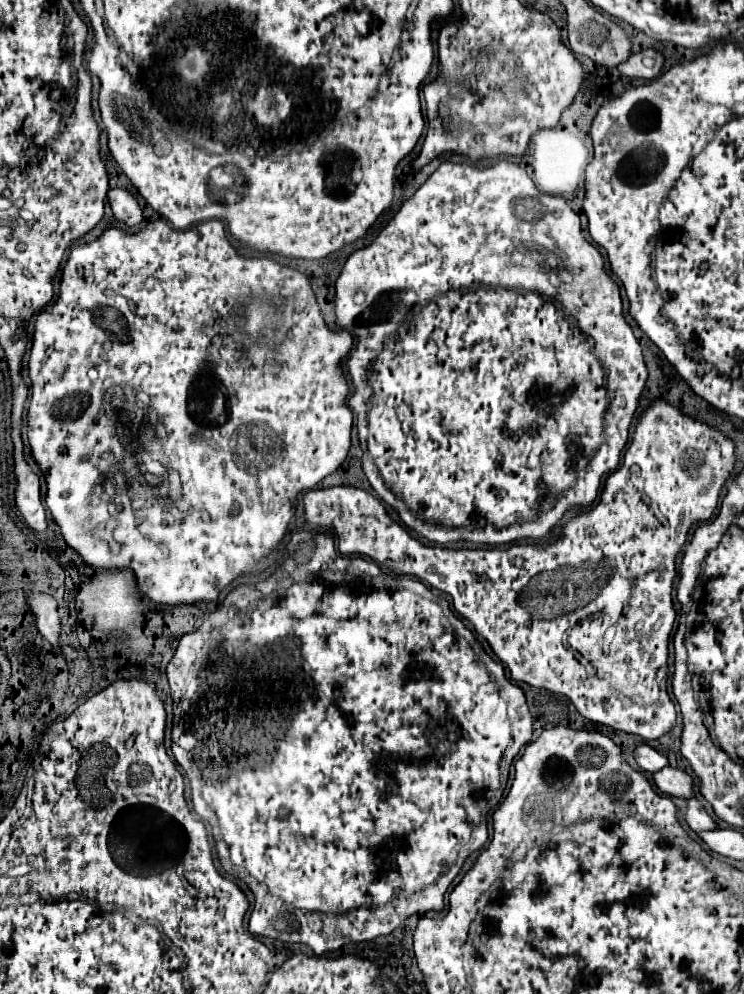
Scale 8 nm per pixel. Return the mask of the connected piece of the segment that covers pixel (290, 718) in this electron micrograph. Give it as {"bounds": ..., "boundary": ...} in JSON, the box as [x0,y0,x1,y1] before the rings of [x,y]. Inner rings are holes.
{"bounds":[167,531,533,955],"boundary":[[[299,531],[299,533],[295,533],[295,535],[293,535],[293,537],[291,537],[291,541],[289,541],[289,543],[287,543],[287,545],[285,545],[285,559],[283,559],[283,563],[281,563],[281,565],[279,565],[279,567],[277,567],[277,569],[275,569],[275,571],[273,571],[273,573],[271,573],[271,575],[269,575],[269,577],[267,577],[267,579],[263,579],[263,581],[259,581],[259,583],[253,583],[253,585],[239,585],[239,587],[237,587],[237,589],[233,589],[233,591],[229,591],[229,593],[227,593],[227,597],[225,597],[225,599],[223,599],[223,603],[221,603],[221,605],[219,605],[219,607],[217,607],[217,609],[215,609],[215,611],[213,611],[213,613],[211,613],[211,615],[209,615],[209,617],[207,617],[207,621],[203,621],[203,625],[201,625],[201,627],[199,627],[199,629],[195,629],[195,631],[191,631],[191,633],[185,633],[185,635],[183,635],[183,637],[181,637],[181,641],[179,641],[179,645],[177,645],[177,651],[175,651],[175,655],[173,655],[173,659],[171,659],[171,661],[169,661],[169,665],[167,665],[167,677],[169,677],[169,685],[171,685],[171,697],[173,697],[173,713],[175,713],[175,717],[173,717],[173,747],[171,747],[171,751],[173,751],[173,757],[175,757],[175,761],[177,761],[177,763],[179,763],[179,765],[181,765],[181,769],[183,769],[183,771],[185,771],[185,777],[187,777],[187,779],[189,779],[189,785],[191,785],[191,799],[193,799],[193,805],[195,805],[195,811],[197,811],[197,815],[201,815],[201,817],[203,817],[203,819],[205,819],[205,821],[219,821],[219,829],[221,829],[221,835],[223,835],[223,841],[225,841],[225,843],[227,843],[227,847],[229,847],[229,859],[231,859],[231,863],[233,863],[233,867],[237,867],[237,869],[235,869],[235,871],[233,871],[233,875],[235,875],[235,877],[237,877],[237,879],[241,879],[241,881],[245,881],[245,883],[247,883],[247,885],[249,885],[249,889],[251,889],[251,893],[253,893],[253,895],[255,895],[255,907],[253,907],[253,911],[251,911],[251,917],[249,917],[249,931],[251,931],[251,933],[253,933],[253,935],[263,935],[263,937],[271,937],[271,939],[279,939],[279,941],[287,941],[287,943],[305,943],[305,945],[309,945],[309,947],[311,947],[311,949],[313,949],[313,951],[315,951],[315,953],[317,953],[317,955],[323,955],[323,953],[327,953],[327,951],[335,951],[335,949],[339,949],[339,947],[341,947],[341,945],[345,945],[345,943],[351,943],[351,941],[353,941],[353,943],[359,943],[359,941],[371,941],[371,939],[375,939],[375,937],[379,937],[379,935],[389,935],[389,933],[391,933],[391,931],[393,931],[393,929],[397,929],[397,927],[399,927],[399,925],[401,925],[401,923],[403,923],[403,921],[405,921],[405,919],[407,919],[407,917],[411,917],[411,915],[413,915],[413,913],[425,913],[425,911],[441,911],[441,909],[443,909],[443,905],[445,905],[445,903],[443,903],[443,899],[445,899],[445,893],[447,893],[447,889],[449,889],[449,885],[451,885],[451,883],[453,883],[453,879],[455,879],[455,877],[457,877],[457,875],[459,875],[459,871],[461,871],[461,867],[463,867],[463,863],[465,863],[465,859],[467,859],[467,857],[469,857],[469,855],[471,855],[471,853],[473,853],[473,851],[479,851],[479,849],[481,849],[481,847],[483,847],[483,845],[485,845],[485,843],[487,843],[487,825],[485,825],[485,821],[482,821],[482,819],[483,819],[483,818],[485,818],[485,813],[486,813],[486,811],[487,811],[487,810],[488,810],[488,809],[489,809],[489,801],[491,801],[491,800],[500,800],[500,801],[501,801],[501,798],[500,798],[500,799],[497,799],[497,798],[496,798],[496,797],[495,797],[495,796],[496,796],[496,793],[497,793],[497,789],[504,789],[504,790],[505,790],[505,788],[506,788],[506,784],[507,784],[507,780],[508,780],[508,776],[509,776],[509,771],[510,771],[510,767],[511,767],[511,766],[512,766],[512,764],[513,764],[513,761],[514,761],[514,758],[515,758],[515,755],[517,755],[517,753],[519,753],[519,749],[521,749],[521,745],[527,745],[527,743],[529,743],[529,741],[531,741],[531,733],[533,733],[533,719],[531,719],[531,713],[529,713],[529,709],[527,709],[527,703],[525,703],[525,695],[523,695],[523,691],[521,691],[521,689],[519,689],[519,687],[517,687],[517,685],[513,685],[513,683],[511,683],[511,681],[509,681],[509,679],[507,679],[507,677],[505,677],[505,673],[504,673],[504,667],[503,667],[503,664],[502,664],[502,663],[501,663],[501,662],[497,662],[497,661],[495,661],[495,660],[493,660],[493,659],[492,659],[492,658],[491,658],[491,657],[489,657],[489,655],[487,655],[487,653],[485,653],[485,651],[483,651],[483,647],[481,647],[481,643],[479,643],[479,641],[477,641],[477,639],[475,639],[475,637],[473,637],[473,635],[469,635],[469,631],[467,631],[467,629],[465,629],[465,627],[463,627],[463,623],[461,623],[461,621],[459,621],[459,619],[457,619],[457,617],[455,617],[455,615],[449,615],[449,621],[447,621],[447,617],[445,617],[445,611],[447,611],[447,609],[449,609],[449,607],[445,607],[445,609],[443,609],[443,605],[441,605],[441,603],[437,603],[437,601],[435,601],[435,599],[433,599],[433,597],[431,597],[431,591],[429,591],[429,589],[427,589],[427,587],[425,587],[425,585],[423,585],[423,583],[421,583],[421,581],[417,581],[417,579],[409,579],[409,589],[407,589],[407,585],[405,585],[405,581],[403,581],[403,579],[393,579],[393,577],[391,577],[391,575],[385,575],[385,573],[383,573],[383,571],[381,571],[381,569],[379,569],[379,567],[377,567],[377,565],[375,565],[375,563],[373,563],[373,561],[365,561],[365,559],[361,559],[361,557],[345,557],[345,555],[341,555],[341,553],[337,553],[337,549],[335,549],[335,543],[333,543],[333,533],[331,533],[331,531]],[[309,913],[319,913],[319,915],[321,915],[321,921],[323,921],[323,927],[321,927],[321,929],[319,929],[319,931],[313,931],[313,929],[309,929]]]}

